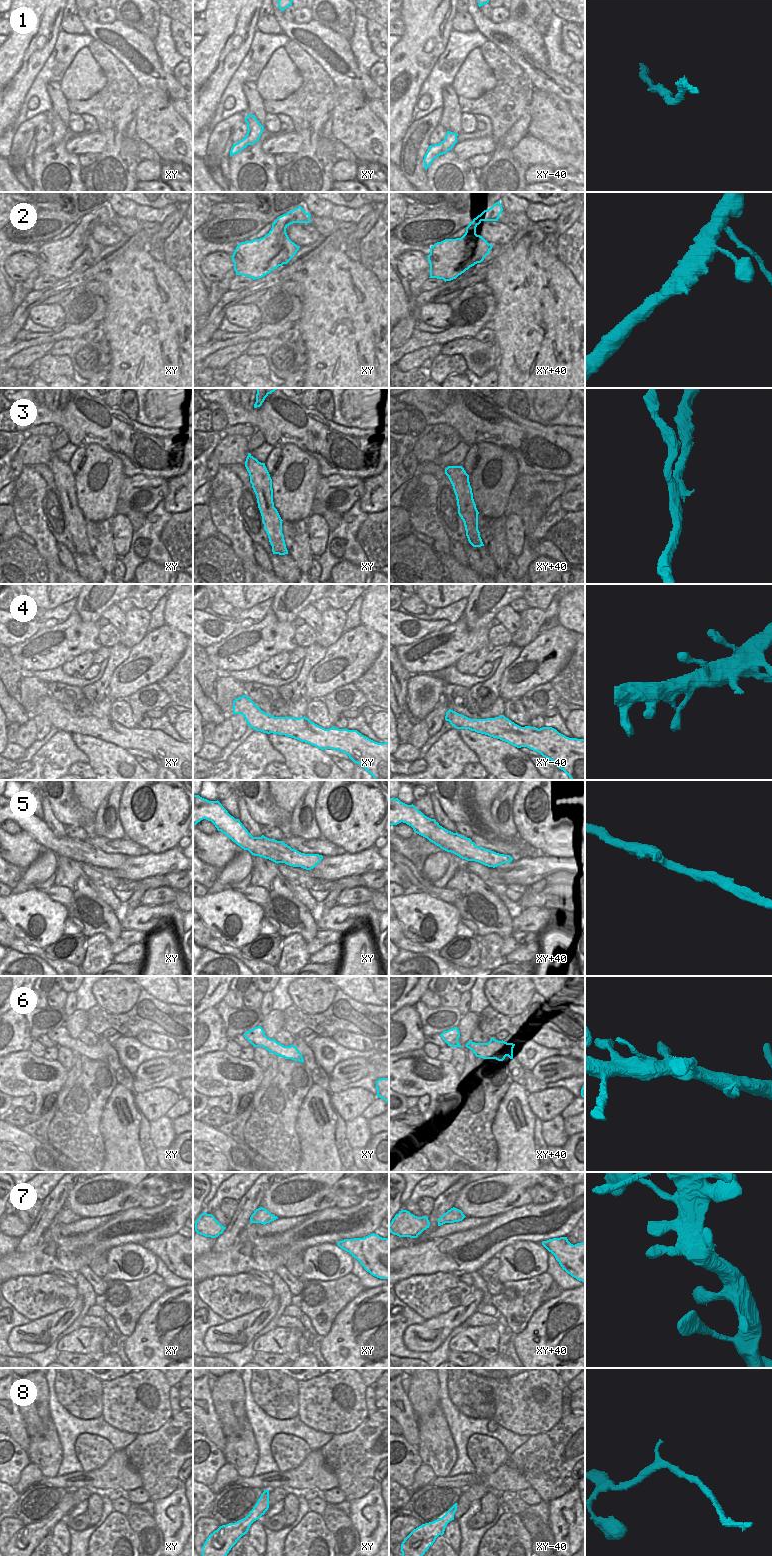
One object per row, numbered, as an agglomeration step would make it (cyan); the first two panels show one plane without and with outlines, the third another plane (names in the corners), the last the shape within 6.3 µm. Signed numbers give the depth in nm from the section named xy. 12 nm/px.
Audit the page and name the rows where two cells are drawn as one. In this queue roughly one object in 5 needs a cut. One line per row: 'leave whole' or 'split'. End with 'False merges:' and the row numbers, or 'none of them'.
1: leave whole
2: leave whole
3: split
4: leave whole
5: leave whole
6: leave whole
7: leave whole
8: leave whole
False merges: 3

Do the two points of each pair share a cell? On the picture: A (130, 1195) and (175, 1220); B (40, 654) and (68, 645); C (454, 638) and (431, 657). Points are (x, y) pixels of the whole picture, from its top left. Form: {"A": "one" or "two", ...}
{"A": "two", "B": "one", "C": "one"}

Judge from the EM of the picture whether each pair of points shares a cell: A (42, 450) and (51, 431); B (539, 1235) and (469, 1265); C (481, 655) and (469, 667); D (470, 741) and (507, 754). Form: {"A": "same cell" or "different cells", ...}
{"A": "different cells", "B": "same cell", "C": "same cell", "D": "same cell"}

